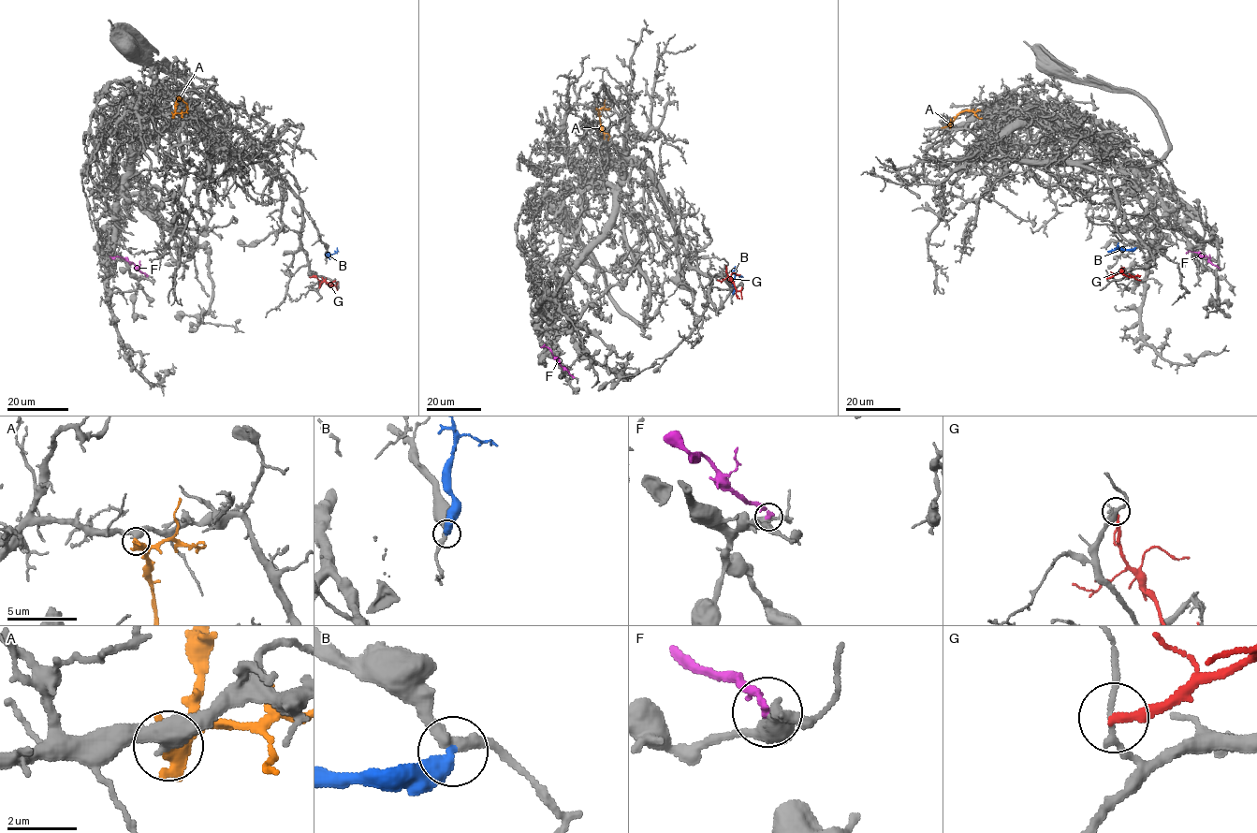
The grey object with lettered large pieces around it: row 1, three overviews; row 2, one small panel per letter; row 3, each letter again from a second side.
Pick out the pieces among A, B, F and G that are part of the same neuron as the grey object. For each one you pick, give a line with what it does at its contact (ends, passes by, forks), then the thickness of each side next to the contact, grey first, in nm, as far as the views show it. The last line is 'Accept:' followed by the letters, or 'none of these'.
B: it ends | 360/500 nm
Accept: B

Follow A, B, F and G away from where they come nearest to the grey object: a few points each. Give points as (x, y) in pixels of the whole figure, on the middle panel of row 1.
A: (596, 108), (601, 127), (609, 136), (607, 140)
B: (733, 294), (734, 278), (737, 274), (741, 277)
F: (574, 377), (544, 346), (545, 344)
G: (725, 266), (742, 299)

